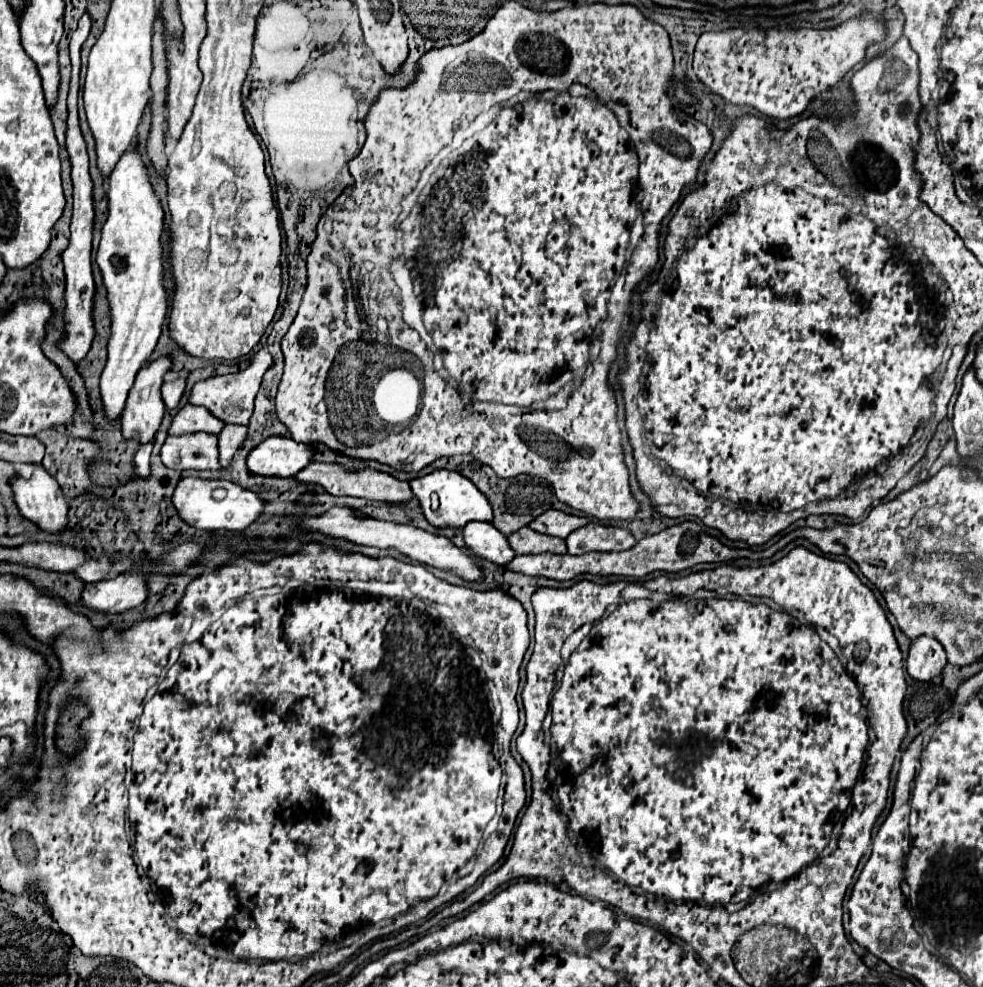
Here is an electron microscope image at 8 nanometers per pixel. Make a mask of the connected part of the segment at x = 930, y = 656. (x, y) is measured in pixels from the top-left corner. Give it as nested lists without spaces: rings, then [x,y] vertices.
[[[919,637],[911,641],[909,655],[905,659],[907,673],[917,681],[929,681],[941,673],[947,665],[947,655],[943,645],[933,637]]]

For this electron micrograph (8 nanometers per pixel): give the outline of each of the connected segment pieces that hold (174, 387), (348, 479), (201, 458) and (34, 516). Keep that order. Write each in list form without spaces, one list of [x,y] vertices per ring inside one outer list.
[[[179,377],[179,379],[171,381],[171,383],[163,383],[161,397],[163,397],[165,407],[167,409],[175,409],[179,405],[179,399],[181,399],[183,391],[185,391],[185,379],[183,377]]]
[[[309,463],[303,471],[295,475],[295,479],[303,485],[321,485],[329,495],[351,495],[351,497],[363,497],[363,499],[379,501],[379,503],[407,503],[413,499],[409,483],[397,481],[389,473],[379,473],[371,469],[351,473],[343,465],[337,465],[337,463]]]
[[[191,433],[179,437],[167,437],[161,447],[161,461],[169,469],[195,469],[195,471],[219,471],[217,437],[207,433]]]
[[[35,465],[31,479],[15,477],[11,487],[21,515],[33,521],[39,529],[59,533],[67,527],[69,505],[57,481],[43,469],[43,465]]]

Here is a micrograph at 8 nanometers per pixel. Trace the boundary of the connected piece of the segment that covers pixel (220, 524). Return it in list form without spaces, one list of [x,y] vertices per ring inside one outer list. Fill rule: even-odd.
[[[183,477],[173,491],[171,503],[187,525],[203,531],[243,531],[263,513],[263,501],[257,493],[227,479]]]

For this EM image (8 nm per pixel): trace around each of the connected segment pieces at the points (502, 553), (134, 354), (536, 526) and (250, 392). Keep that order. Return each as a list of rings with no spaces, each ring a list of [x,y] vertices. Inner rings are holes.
[[[467,523],[463,527],[465,545],[479,557],[493,561],[501,567],[511,563],[515,557],[515,551],[507,543],[507,537],[501,535],[491,523]]]
[[[129,149],[109,175],[109,217],[103,225],[97,265],[103,273],[111,311],[111,335],[107,365],[101,373],[101,401],[109,421],[121,417],[127,393],[137,371],[151,357],[161,325],[167,313],[167,293],[163,287],[163,209],[147,179],[147,169],[137,149]],[[111,259],[123,259],[125,267],[117,269]]]
[[[549,509],[545,511],[543,515],[539,515],[529,527],[537,533],[543,533],[543,535],[553,535],[553,537],[561,537],[561,539],[567,539],[567,535],[583,525],[587,525],[589,519],[587,517],[577,517],[577,515],[567,515],[563,511],[555,511],[555,509]]]
[[[267,347],[259,349],[253,357],[251,363],[245,371],[233,373],[233,375],[219,375],[219,377],[209,377],[205,381],[199,381],[193,385],[191,393],[189,393],[189,403],[191,405],[201,405],[205,409],[209,409],[217,419],[221,419],[223,423],[237,423],[237,425],[247,425],[249,417],[253,413],[253,399],[259,391],[261,379],[265,375],[265,371],[271,367],[273,357],[269,353]]]

